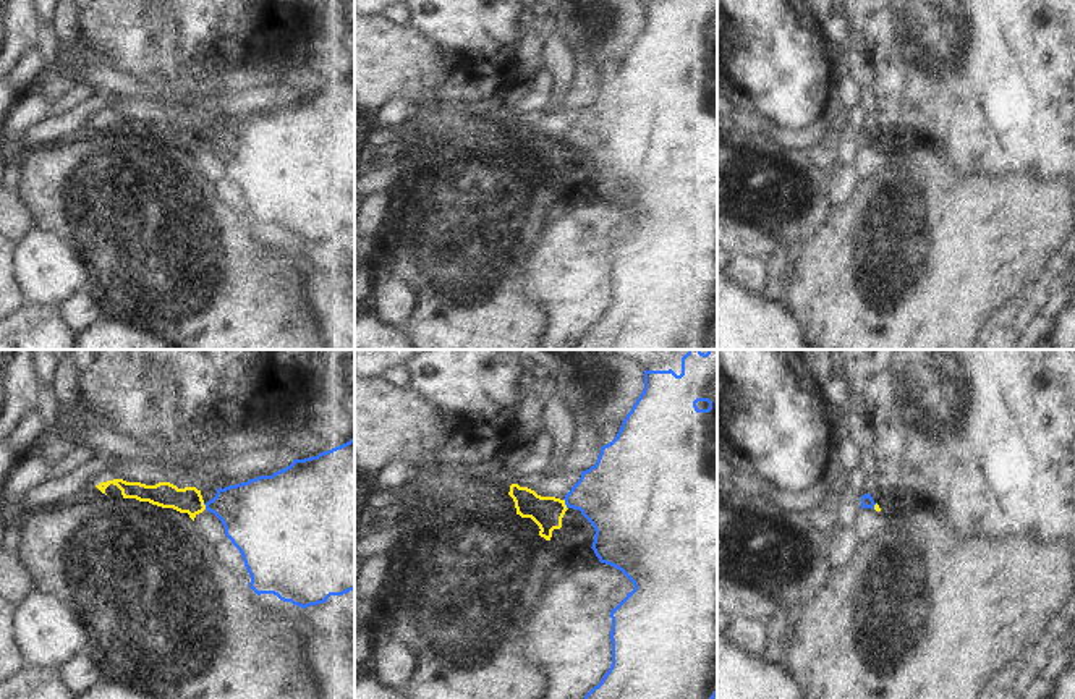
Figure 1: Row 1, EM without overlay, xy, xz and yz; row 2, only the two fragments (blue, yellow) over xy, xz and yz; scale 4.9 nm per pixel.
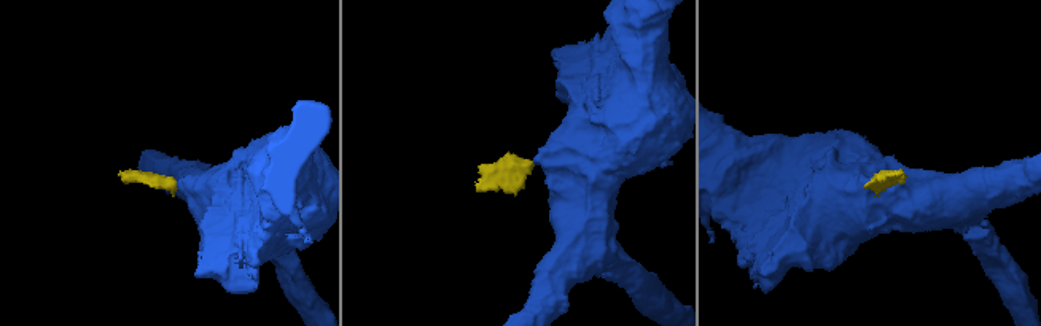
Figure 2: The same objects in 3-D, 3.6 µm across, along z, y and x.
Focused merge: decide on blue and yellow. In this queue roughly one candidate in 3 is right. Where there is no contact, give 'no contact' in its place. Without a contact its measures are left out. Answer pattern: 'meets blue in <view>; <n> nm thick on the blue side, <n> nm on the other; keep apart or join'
meets blue in xz; 360 nm thick on the blue side, 160 nm on the other; keep apart

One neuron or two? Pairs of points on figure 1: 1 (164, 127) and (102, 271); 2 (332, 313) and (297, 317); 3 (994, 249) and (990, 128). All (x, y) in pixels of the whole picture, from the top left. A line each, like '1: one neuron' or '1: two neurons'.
1: one neuron
2: two neurons
3: two neurons

